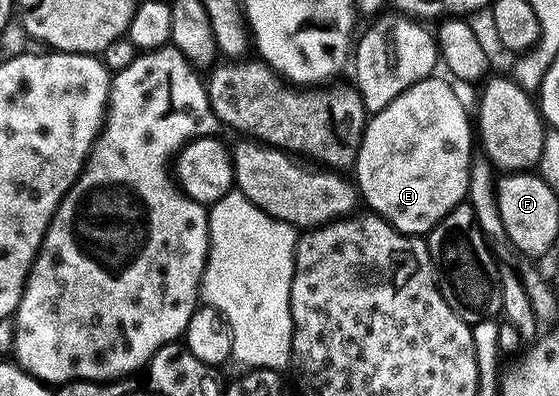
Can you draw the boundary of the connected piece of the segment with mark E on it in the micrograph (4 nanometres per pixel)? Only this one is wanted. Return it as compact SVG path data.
M433 74L422 82L414 82L414 86L398 94L390 106L369 119L354 165L354 184L363 203L368 203L375 215L408 236L424 236L431 232L454 206L465 203L468 194L470 166L474 159L474 124L459 94L438 77Z

